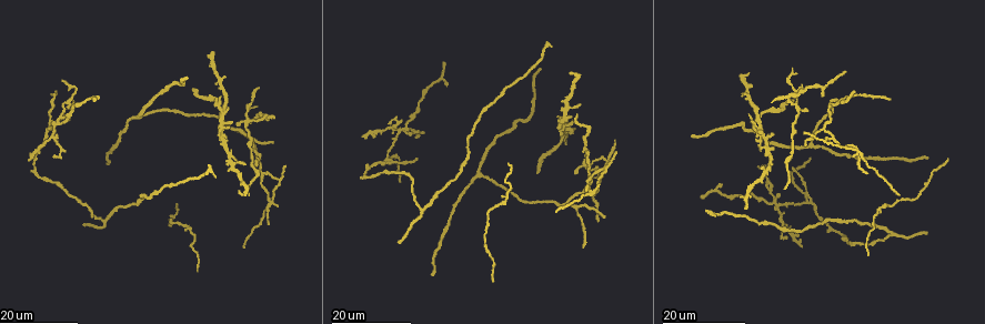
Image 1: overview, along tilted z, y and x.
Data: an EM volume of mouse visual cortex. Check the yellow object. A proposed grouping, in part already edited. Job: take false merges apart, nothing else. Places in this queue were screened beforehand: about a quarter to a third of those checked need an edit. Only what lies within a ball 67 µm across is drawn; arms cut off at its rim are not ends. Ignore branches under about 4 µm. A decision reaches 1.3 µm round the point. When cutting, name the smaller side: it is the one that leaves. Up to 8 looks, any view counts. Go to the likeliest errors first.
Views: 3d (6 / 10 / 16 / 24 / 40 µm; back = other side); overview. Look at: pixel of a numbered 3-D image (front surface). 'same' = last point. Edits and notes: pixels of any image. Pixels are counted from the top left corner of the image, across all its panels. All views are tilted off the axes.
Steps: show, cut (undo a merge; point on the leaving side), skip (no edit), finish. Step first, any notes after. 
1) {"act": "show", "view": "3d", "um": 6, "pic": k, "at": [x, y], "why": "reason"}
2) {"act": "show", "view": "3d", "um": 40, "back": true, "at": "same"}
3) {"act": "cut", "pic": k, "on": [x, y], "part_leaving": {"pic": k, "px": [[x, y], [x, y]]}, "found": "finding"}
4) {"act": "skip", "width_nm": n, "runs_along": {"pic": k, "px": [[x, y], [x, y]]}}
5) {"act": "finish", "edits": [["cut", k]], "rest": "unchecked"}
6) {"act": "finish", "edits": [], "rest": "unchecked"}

{"act": "show", "view": "3d", "um": 24, "pic": 1, "at": [575, 207], "why": "a fork"}

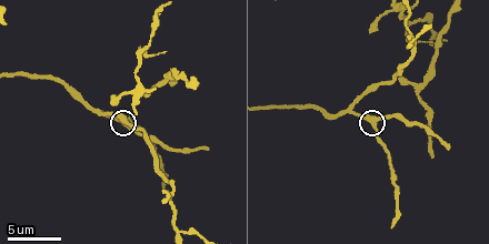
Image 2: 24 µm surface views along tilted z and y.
{"act": "show", "view": "3d", "um": 10, "pic": 2, "at": [372, 120]}

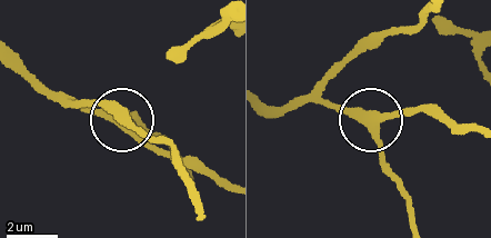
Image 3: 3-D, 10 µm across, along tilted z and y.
{"act": "skip", "found": "one cell here"}

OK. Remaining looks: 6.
{"act": "show", "view": "3d", "um": 24, "pic": 1, "at": [824, 127], "why": "a fork"}

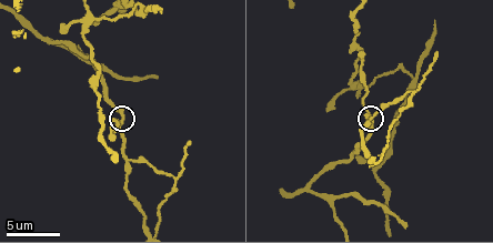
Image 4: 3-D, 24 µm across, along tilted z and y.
{"act": "show", "view": "3d", "um": 10, "at": "same", "why": "closer look"}

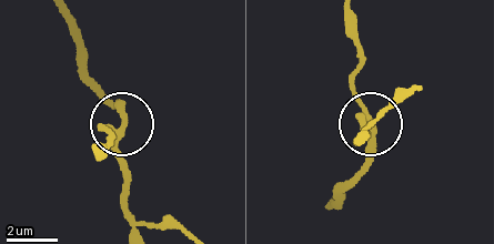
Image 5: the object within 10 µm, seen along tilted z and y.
{"act": "skip", "arms": 3, "found": "all the same cell"}

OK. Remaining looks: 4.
{"act": "show", "view": "3d", "um": 24, "pic": 1, "at": [759, 128], "why": "four or more arms meet"}

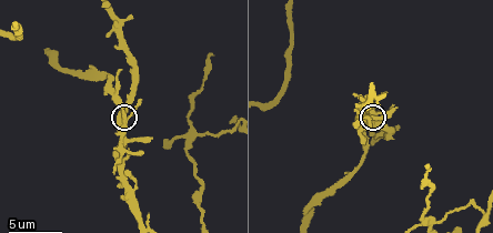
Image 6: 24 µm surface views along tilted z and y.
{"act": "show", "view": "3d", "um": 6, "at": "same"}

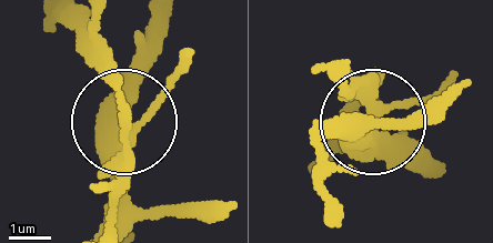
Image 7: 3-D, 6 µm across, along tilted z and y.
{"act": "cut", "pic": 7, "on": [111, 216], "width_nm": 400, "part_leaving": {"pic": 7, "px": [[126, 149], [120, 95], [87, 17]]}, "found": "a second cell is stuck on"}

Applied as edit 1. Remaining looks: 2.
{"act": "show", "view": "3d", "um": 16, "pic": 1, "at": [102, 222], "why": "three-way junction"}

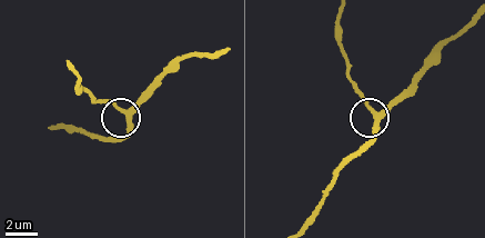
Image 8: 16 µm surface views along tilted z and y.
{"act": "show", "view": "3d", "um": 10, "pic": 8, "at": [129, 113]}

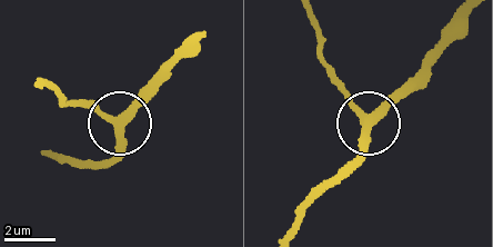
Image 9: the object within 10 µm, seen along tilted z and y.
{"act": "skip", "arms": 3, "found": "continuous, no second cell"}

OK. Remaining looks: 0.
{"act": "finish", "edits": [["cut", 7]], "rest": "unchecked"}

